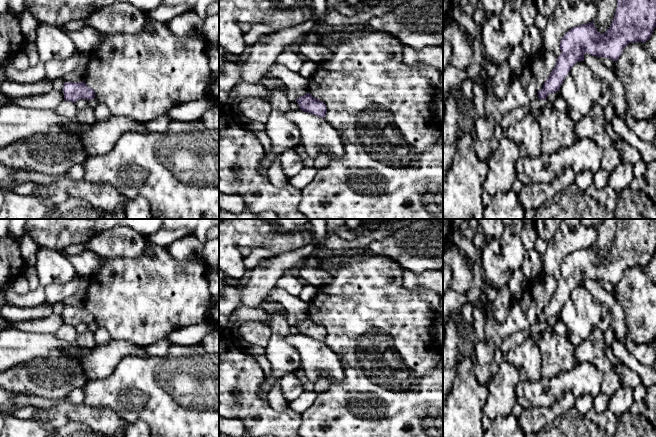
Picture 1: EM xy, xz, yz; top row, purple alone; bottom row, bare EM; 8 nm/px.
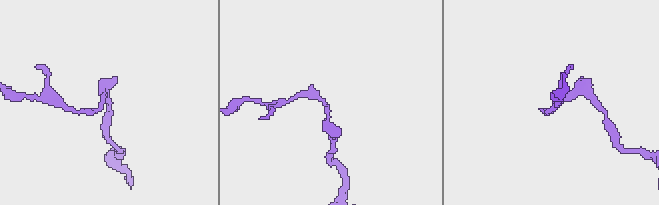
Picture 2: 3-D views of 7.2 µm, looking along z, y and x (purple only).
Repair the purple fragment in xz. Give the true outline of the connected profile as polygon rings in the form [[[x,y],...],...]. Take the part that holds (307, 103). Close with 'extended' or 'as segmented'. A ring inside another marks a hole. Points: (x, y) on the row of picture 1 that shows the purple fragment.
[[[306,93],[305,95],[299,97],[297,99],[297,103],[302,111],[314,114],[321,118],[326,117],[326,105],[319,99],[312,97],[311,94]]]; as segmented

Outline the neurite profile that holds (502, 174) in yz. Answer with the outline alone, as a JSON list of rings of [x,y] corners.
[[[503,136],[497,150],[487,160],[489,172],[483,185],[483,191],[494,196],[497,192],[508,192],[517,179],[516,161],[519,149],[509,136]]]

